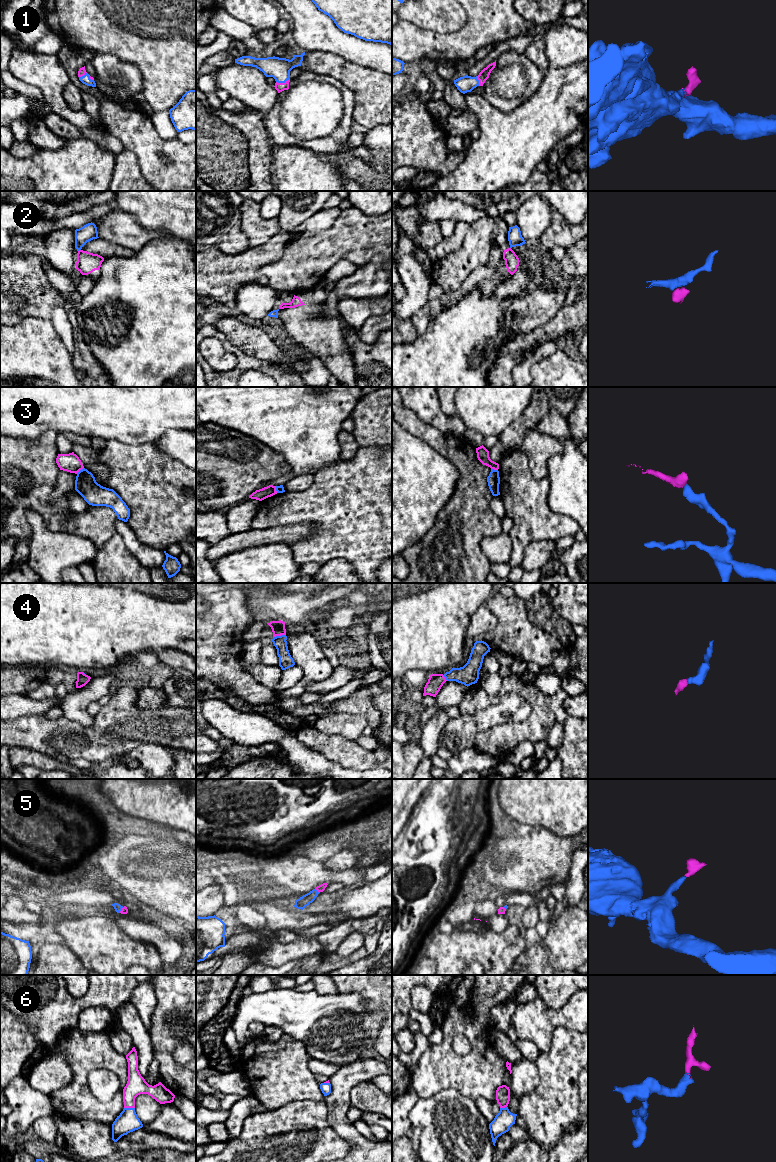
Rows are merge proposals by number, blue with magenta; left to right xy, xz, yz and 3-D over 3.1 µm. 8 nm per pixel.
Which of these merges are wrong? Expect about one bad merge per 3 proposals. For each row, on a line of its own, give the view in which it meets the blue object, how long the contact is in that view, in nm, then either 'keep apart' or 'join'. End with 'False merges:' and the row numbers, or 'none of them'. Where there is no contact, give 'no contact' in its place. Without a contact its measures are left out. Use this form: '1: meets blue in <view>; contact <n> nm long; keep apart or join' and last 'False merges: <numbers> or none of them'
1: meets blue in xz; contact 120 nm long; join
2: meets blue in xy; contact 30 nm long; keep apart
3: meets blue in xy; contact 80 nm long; keep apart
4: meets blue in xz; contact 110 nm long; join
5: meets blue in xz; contact 50 nm long; join
6: meets blue in xy; contact 90 nm long; join
False merges: 2, 3

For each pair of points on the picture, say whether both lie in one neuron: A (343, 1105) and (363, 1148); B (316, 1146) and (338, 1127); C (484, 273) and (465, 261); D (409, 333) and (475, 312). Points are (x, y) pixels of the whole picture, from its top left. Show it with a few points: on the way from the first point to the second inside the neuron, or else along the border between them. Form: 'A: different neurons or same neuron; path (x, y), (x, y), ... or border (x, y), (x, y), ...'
A: same neuron; path (342, 1116), (342, 1126), (353, 1137)
B: different neurons; border (326, 1115), (328, 1124), (347, 1142), (349, 1148)
C: different neurons; border (486, 263), (478, 266), (469, 275)
D: different neurons; border (418, 336), (412, 342), (402, 345)

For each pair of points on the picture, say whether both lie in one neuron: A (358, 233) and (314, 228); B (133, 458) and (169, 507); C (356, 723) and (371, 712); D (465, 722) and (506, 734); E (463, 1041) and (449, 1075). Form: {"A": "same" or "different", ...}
{"A": "different", "B": "same", "C": "different", "D": "different", "E": "different"}

